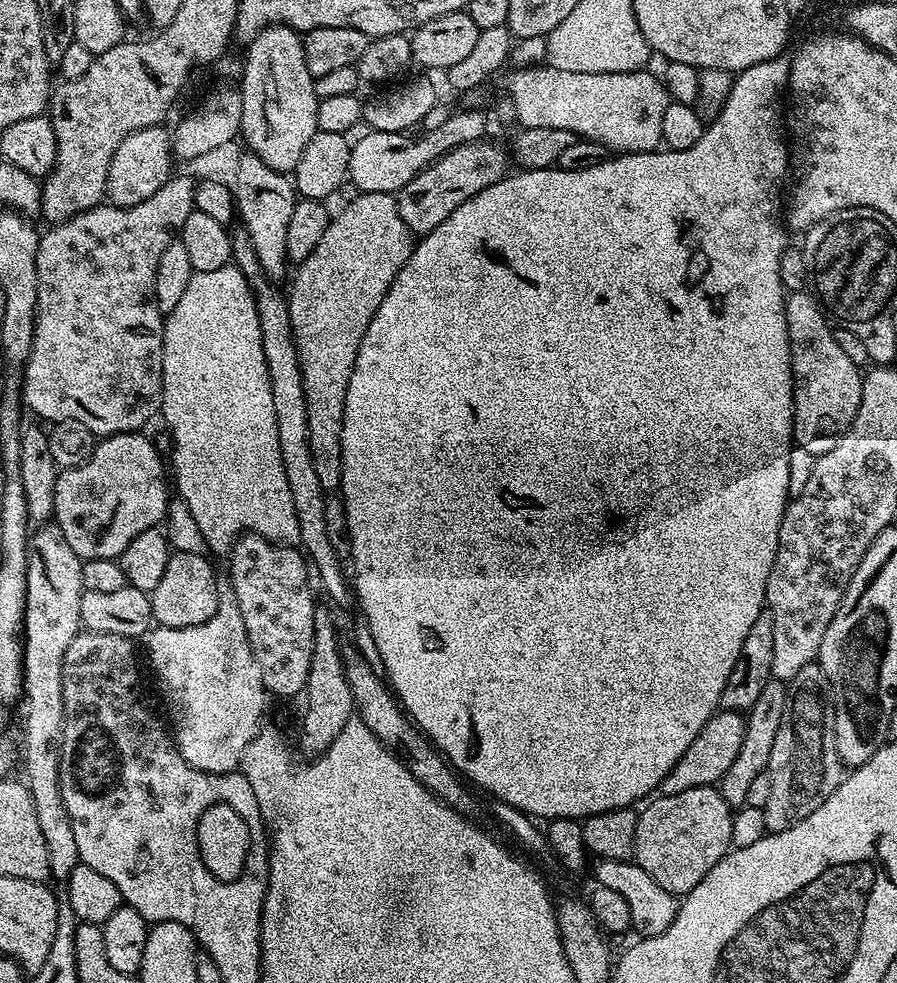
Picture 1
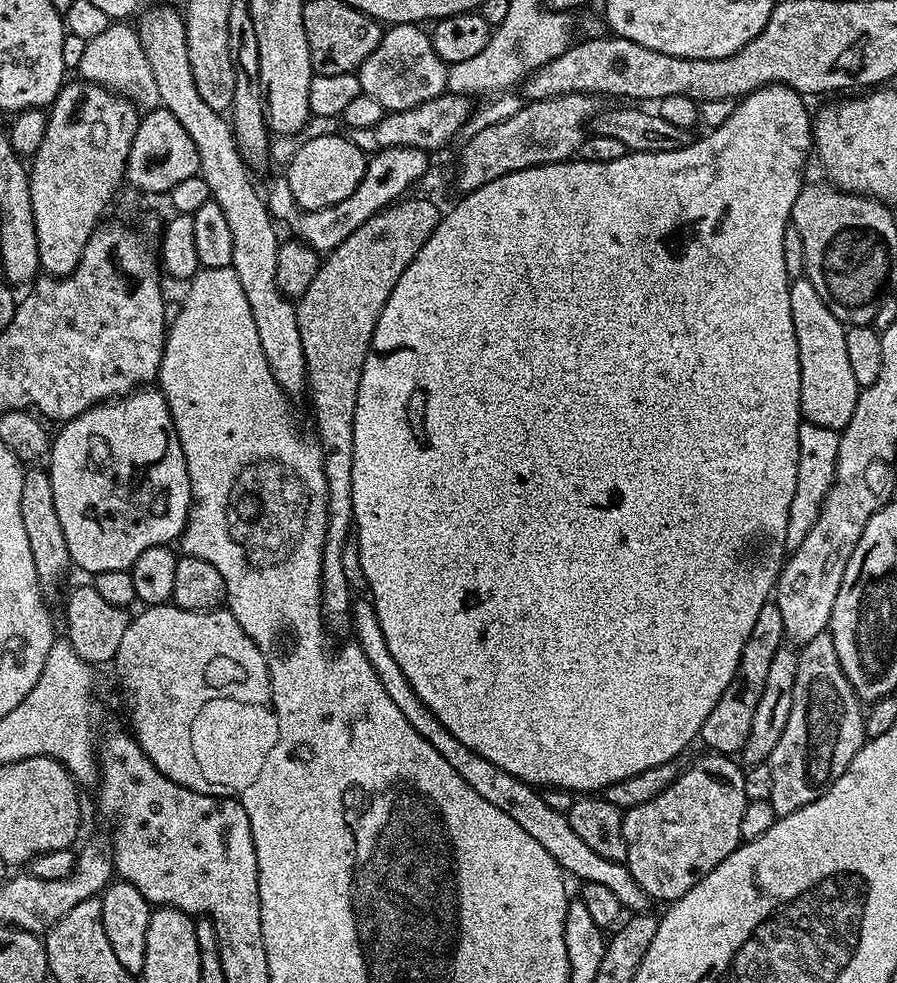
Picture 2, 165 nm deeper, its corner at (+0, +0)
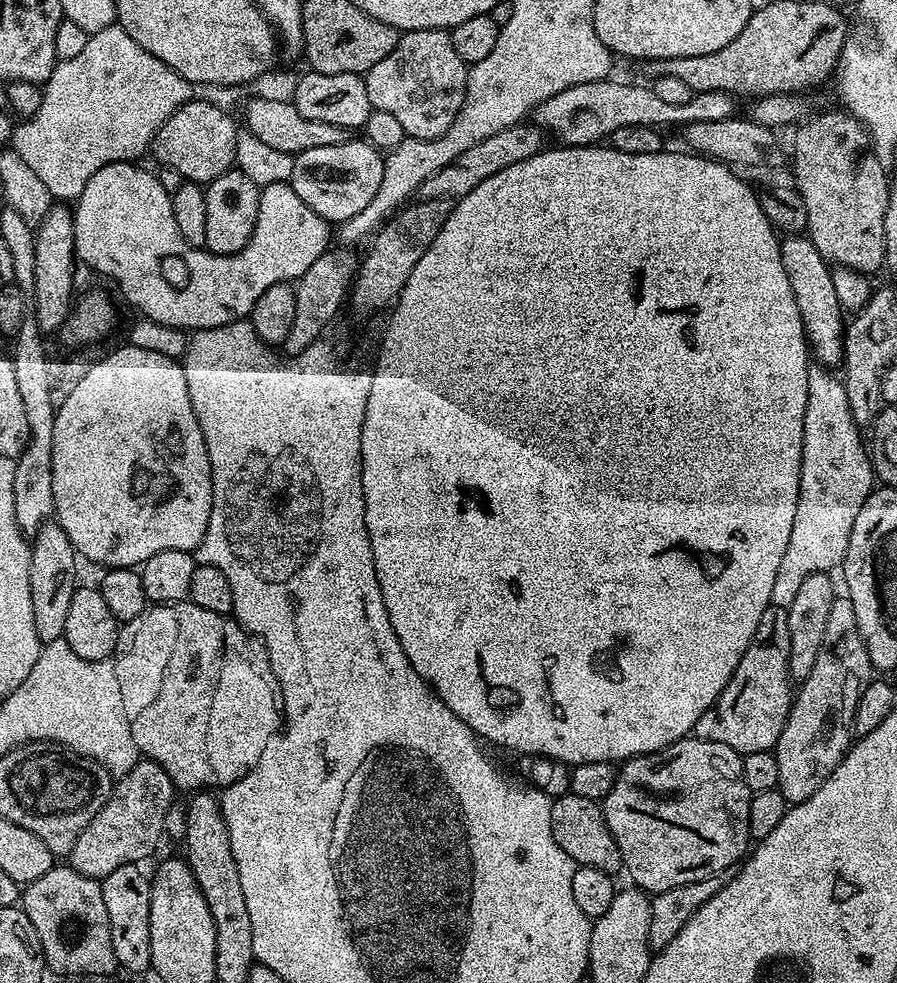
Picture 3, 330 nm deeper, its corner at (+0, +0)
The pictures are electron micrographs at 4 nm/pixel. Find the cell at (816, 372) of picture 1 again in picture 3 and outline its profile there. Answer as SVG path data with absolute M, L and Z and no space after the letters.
M792 234L780 240L780 253L782 254L782 266L786 266L786 278L790 278L790 290L794 290L800 317L804 323L804 335L807 336L810 352L821 365L839 365L844 359L844 334L846 331L846 312L841 308L834 283L831 278L833 269L827 260L818 254L814 242L804 234Z

